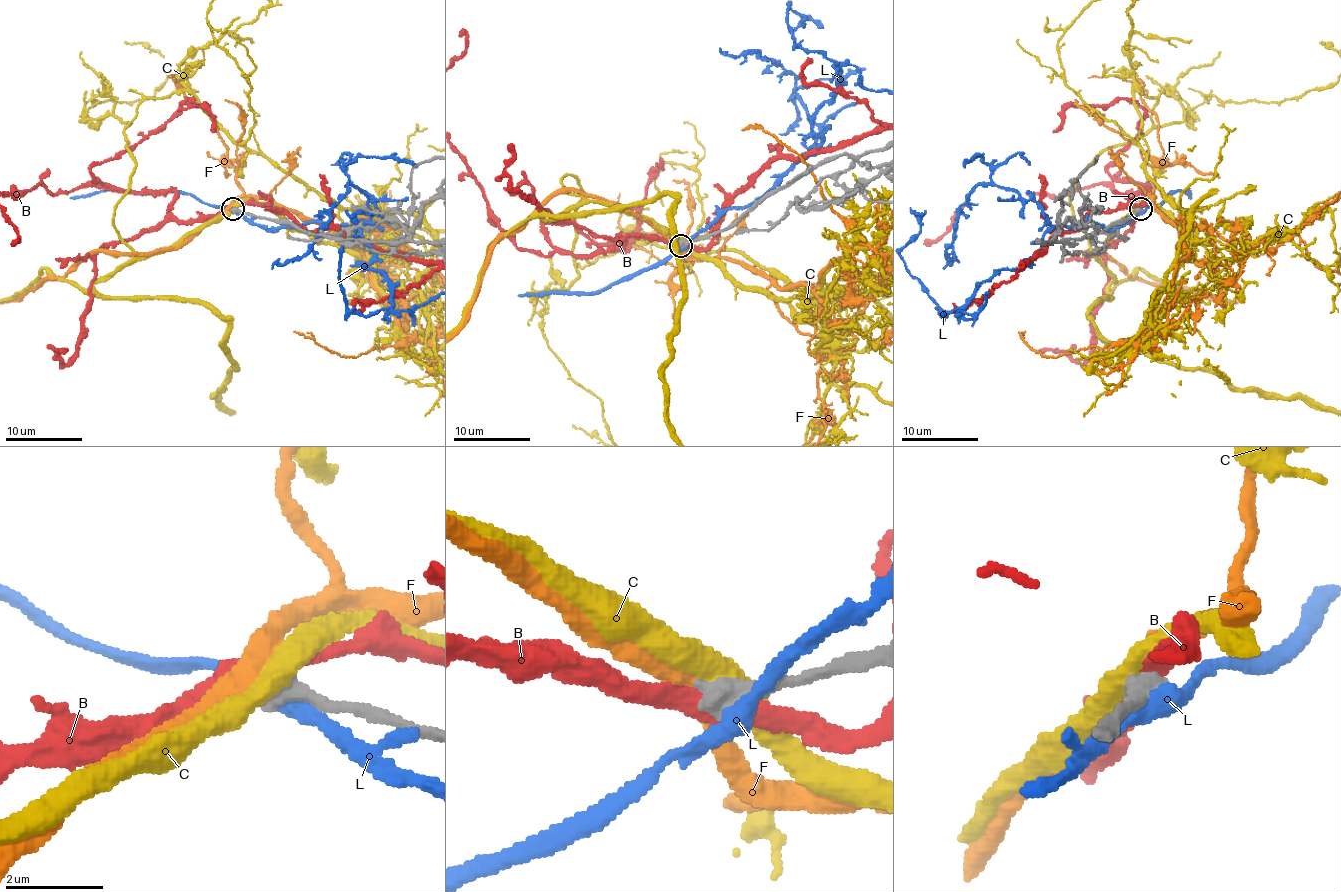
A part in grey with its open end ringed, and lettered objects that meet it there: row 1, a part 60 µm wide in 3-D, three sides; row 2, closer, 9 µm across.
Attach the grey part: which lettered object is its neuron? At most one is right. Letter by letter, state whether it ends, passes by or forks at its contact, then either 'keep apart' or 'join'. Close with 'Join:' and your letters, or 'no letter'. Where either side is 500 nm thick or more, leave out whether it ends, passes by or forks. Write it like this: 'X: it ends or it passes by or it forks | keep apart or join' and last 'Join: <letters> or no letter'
B: keep apart
C: keep apart
F: keep apart
L: keep apart
Join: no letter

